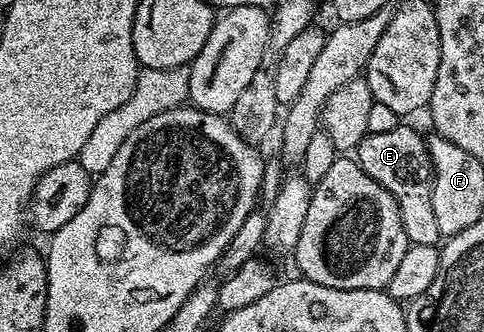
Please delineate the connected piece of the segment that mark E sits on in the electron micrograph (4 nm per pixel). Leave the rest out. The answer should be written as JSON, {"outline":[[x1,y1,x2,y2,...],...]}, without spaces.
{"outline":[[406,122,399,123,396,130,385,134,366,133,356,149,359,166,376,178,396,198,400,206,400,218,404,222,404,234,408,234,411,244,437,245,440,240,440,226,436,226,436,213,432,210,432,188,434,186,434,167,430,165,430,155,426,149,426,136,416,129,409,128]]}

